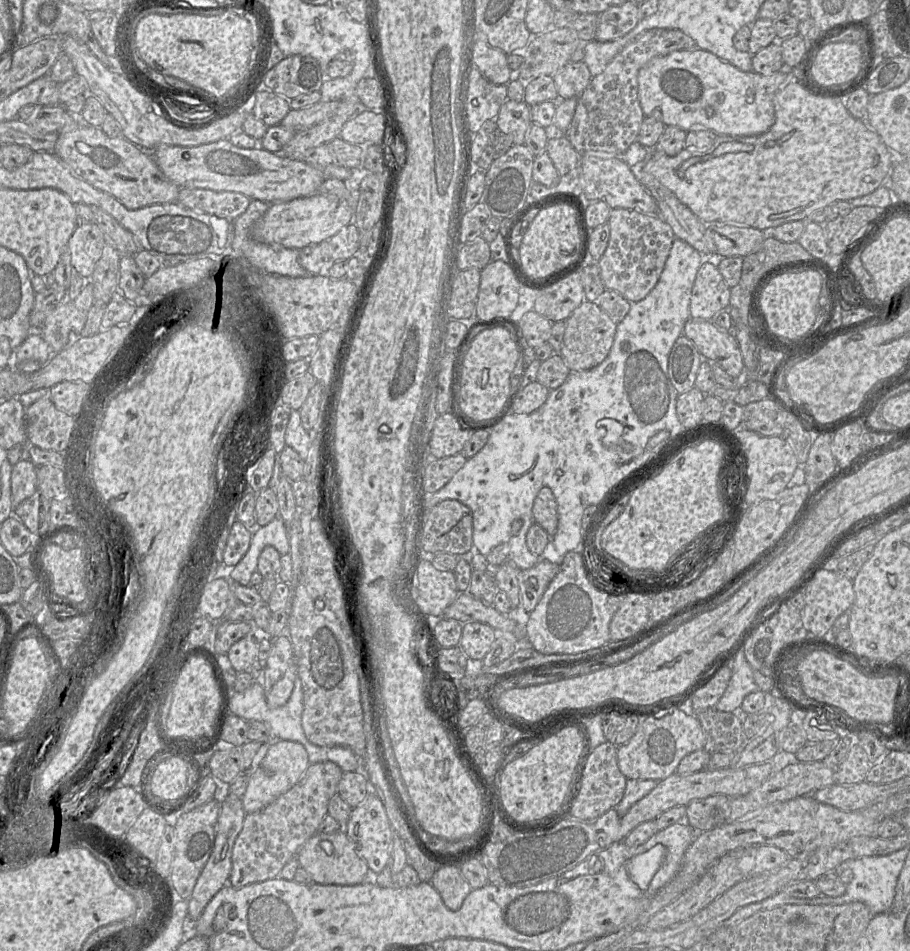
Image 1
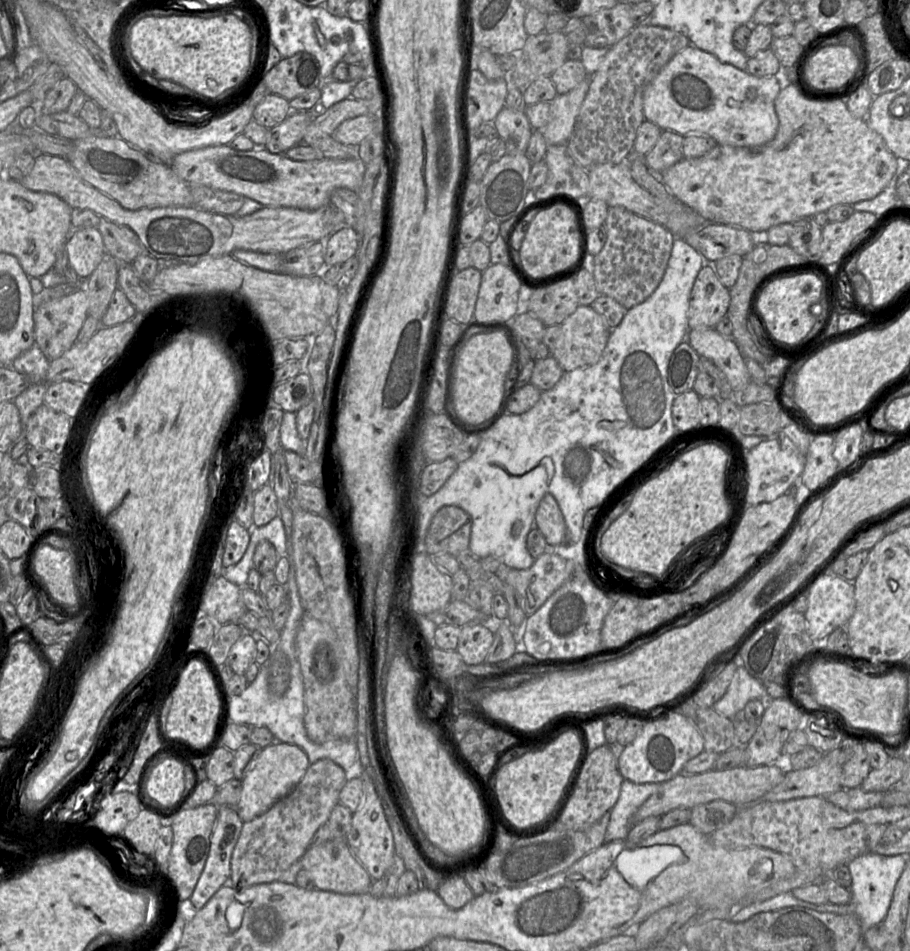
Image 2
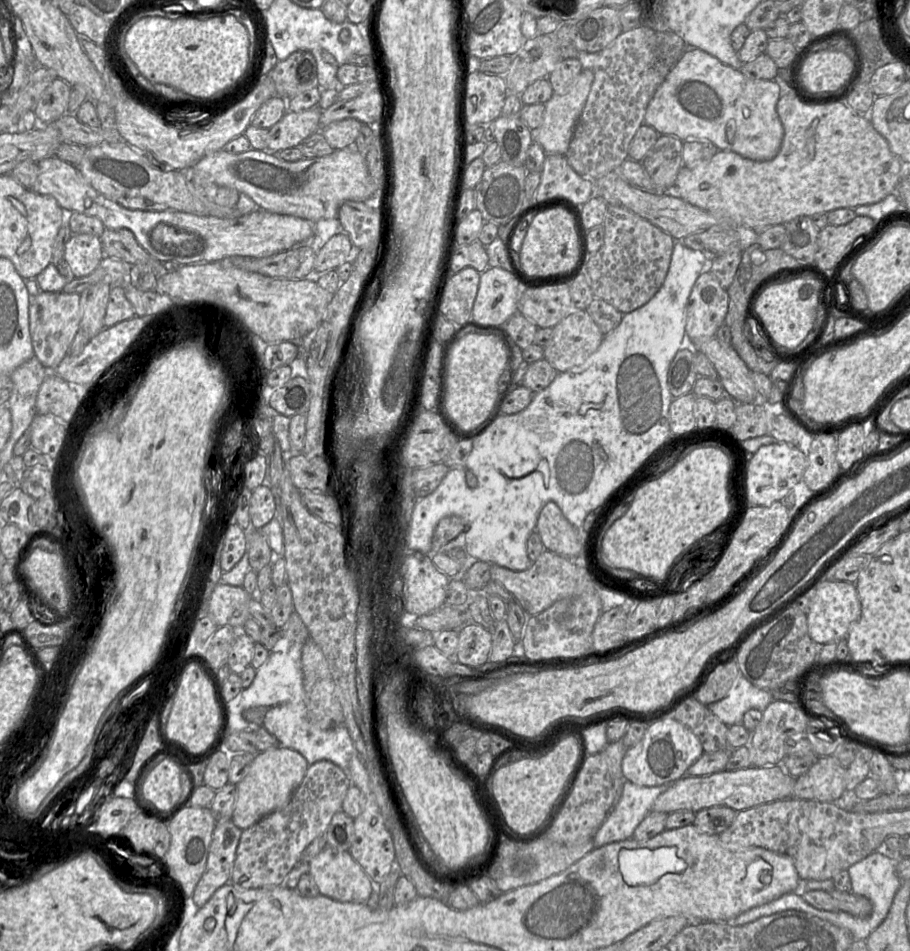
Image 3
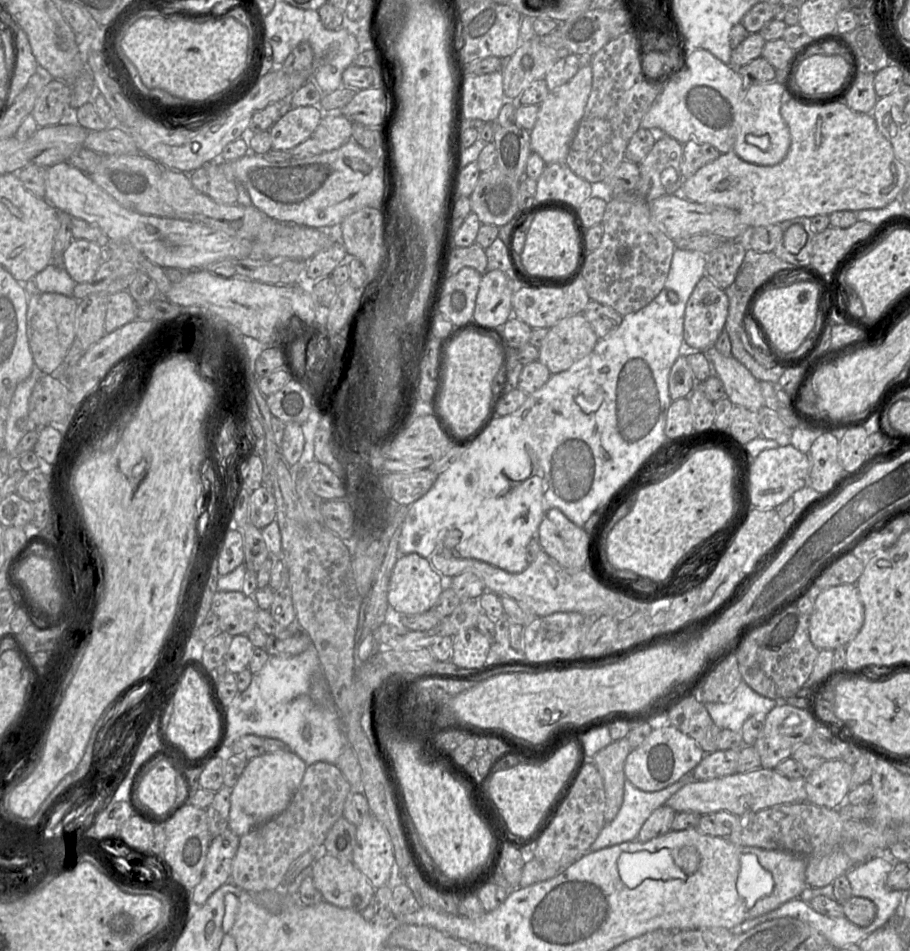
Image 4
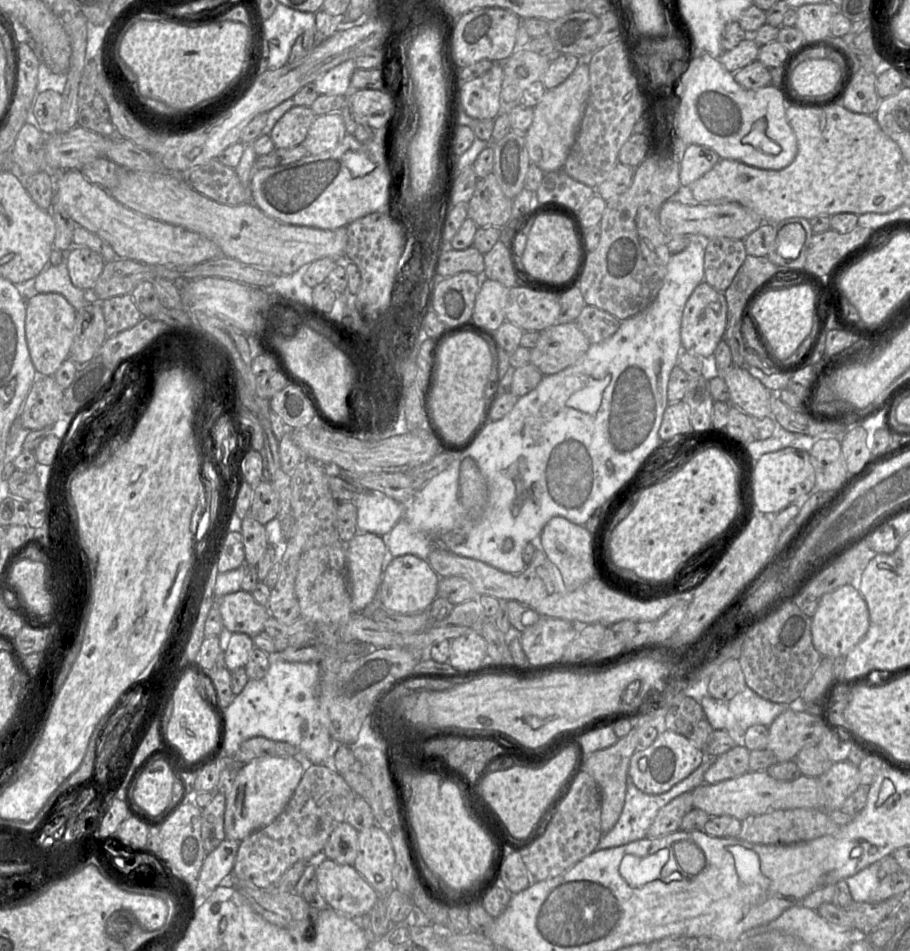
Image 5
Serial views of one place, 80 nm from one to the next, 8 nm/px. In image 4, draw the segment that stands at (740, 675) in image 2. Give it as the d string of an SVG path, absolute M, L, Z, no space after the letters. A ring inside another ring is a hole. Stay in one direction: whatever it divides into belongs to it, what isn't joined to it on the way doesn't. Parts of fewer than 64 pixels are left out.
M744 680L740 682L732 697L723 703L704 703L712 720L720 729L741 733L749 717L765 720L778 702L755 692Z

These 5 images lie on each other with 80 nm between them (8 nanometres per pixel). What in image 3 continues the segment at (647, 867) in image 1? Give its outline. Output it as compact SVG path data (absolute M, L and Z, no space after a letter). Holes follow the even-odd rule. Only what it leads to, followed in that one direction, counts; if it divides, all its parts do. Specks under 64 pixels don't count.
M664 846L656 849L621 849L618 854L618 863L623 880L629 886L650 885L666 873L681 873L687 868L687 863L678 857L675 846Z

